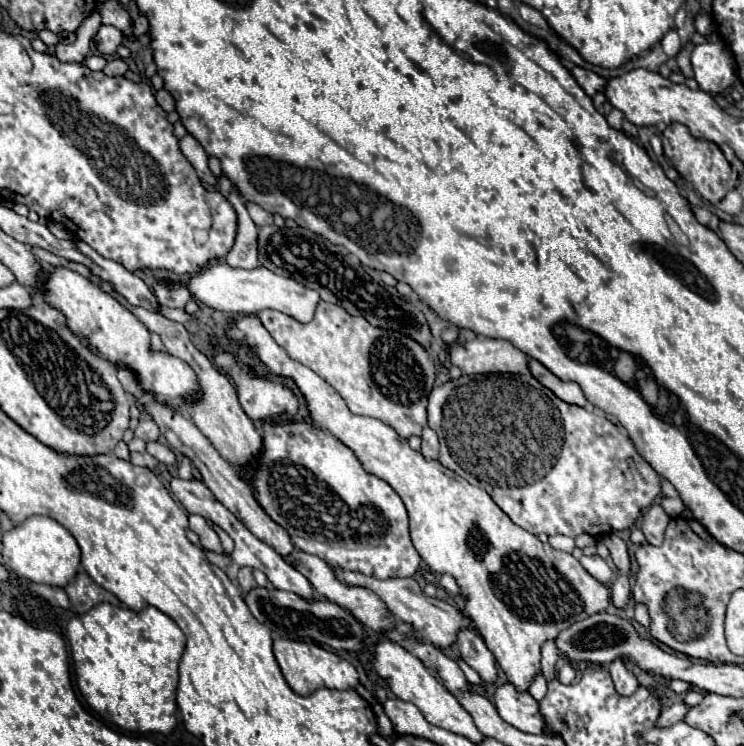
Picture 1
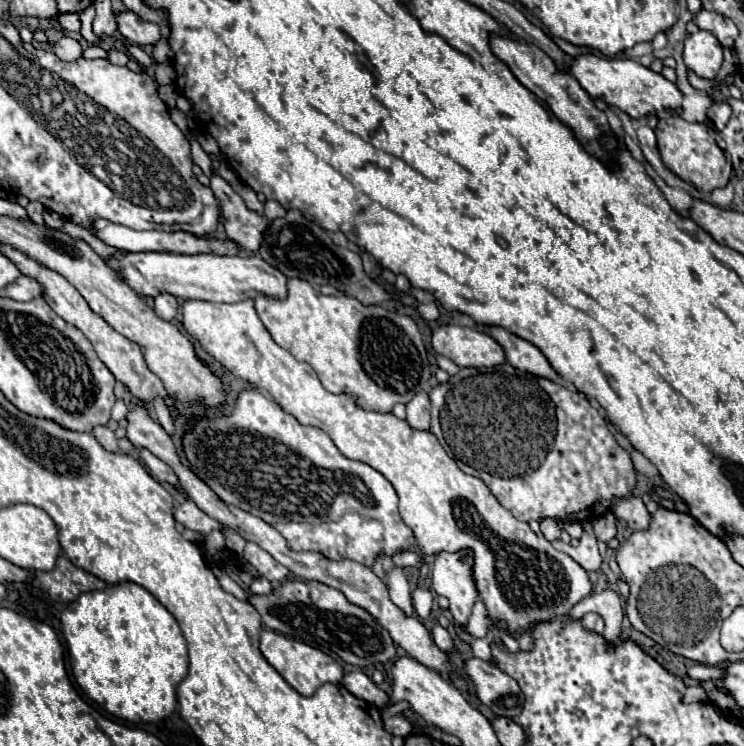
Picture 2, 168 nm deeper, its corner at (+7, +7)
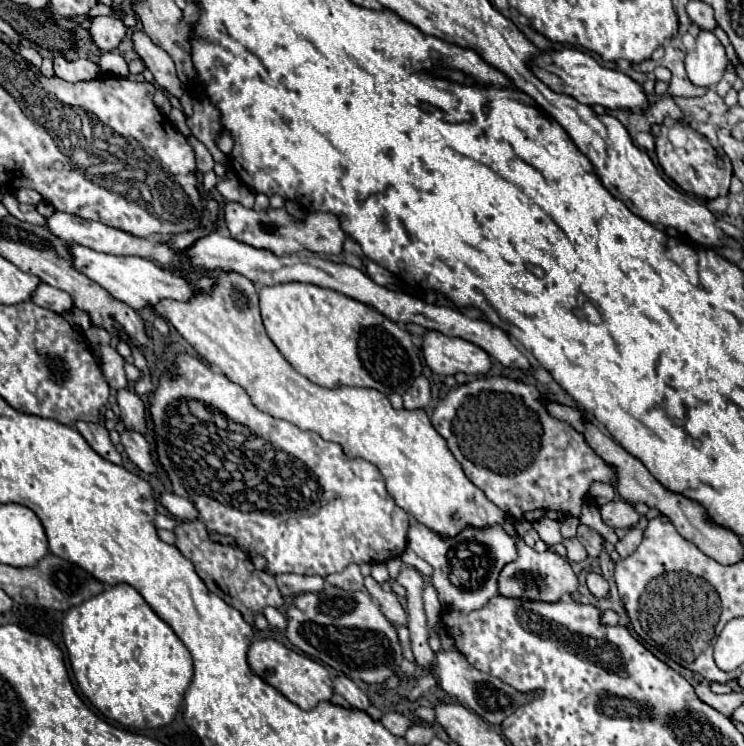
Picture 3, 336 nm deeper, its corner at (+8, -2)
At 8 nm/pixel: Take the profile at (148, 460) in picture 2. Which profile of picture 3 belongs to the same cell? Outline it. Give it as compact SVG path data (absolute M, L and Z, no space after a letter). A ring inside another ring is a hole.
M123 423L117 425L117 431L121 435L121 443L125 447L125 453L127 457L147 475L155 475L157 477L157 467L153 463L153 457L151 457L151 447L149 443L145 441L145 437L141 433L131 433L131 431L125 431L123 429Z

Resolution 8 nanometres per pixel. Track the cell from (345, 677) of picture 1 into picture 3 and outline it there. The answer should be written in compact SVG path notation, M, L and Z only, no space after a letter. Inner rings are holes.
M275 639L253 641L247 653L247 659L249 659L251 669L259 677L263 677L269 685L279 689L291 703L299 705L305 711L313 709L319 701L329 701L333 697L333 679L329 671L323 665L319 665L317 661L283 647L283 643Z

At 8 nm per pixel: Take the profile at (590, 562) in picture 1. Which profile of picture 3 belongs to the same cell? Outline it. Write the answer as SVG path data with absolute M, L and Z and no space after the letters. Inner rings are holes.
M579 525L579 529L577 529L577 539L583 543L583 547L585 547L585 551L587 551L587 555L591 557L591 559L595 559L599 553L601 553L601 549L603 549L603 545L601 545L601 535L597 533L597 531L593 531L591 527L587 527L587 525Z

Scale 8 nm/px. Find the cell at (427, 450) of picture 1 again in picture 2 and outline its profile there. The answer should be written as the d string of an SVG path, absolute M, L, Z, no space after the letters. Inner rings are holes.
M418 392L408 404L406 404L406 420L412 428L428 430L430 428L430 398L428 392Z

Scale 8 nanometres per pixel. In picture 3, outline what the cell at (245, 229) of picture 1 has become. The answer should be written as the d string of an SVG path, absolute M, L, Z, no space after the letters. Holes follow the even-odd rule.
M225 203L225 223L233 239L251 245L255 249L267 249L275 255L285 253L297 253L297 251L313 251L313 253L341 253L345 233L341 231L341 225L335 215L331 213L307 213L305 221L295 221L291 215L287 215L285 209L265 209L265 211L253 211L245 209L237 203Z

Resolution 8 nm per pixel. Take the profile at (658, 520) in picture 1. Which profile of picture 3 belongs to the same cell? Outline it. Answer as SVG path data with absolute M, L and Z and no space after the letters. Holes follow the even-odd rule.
M623 499L609 501L609 503L601 505L599 509L601 509L603 521L613 529L631 529L631 527L637 527L637 523L639 523L639 513L635 511L635 507L631 503L623 501Z

